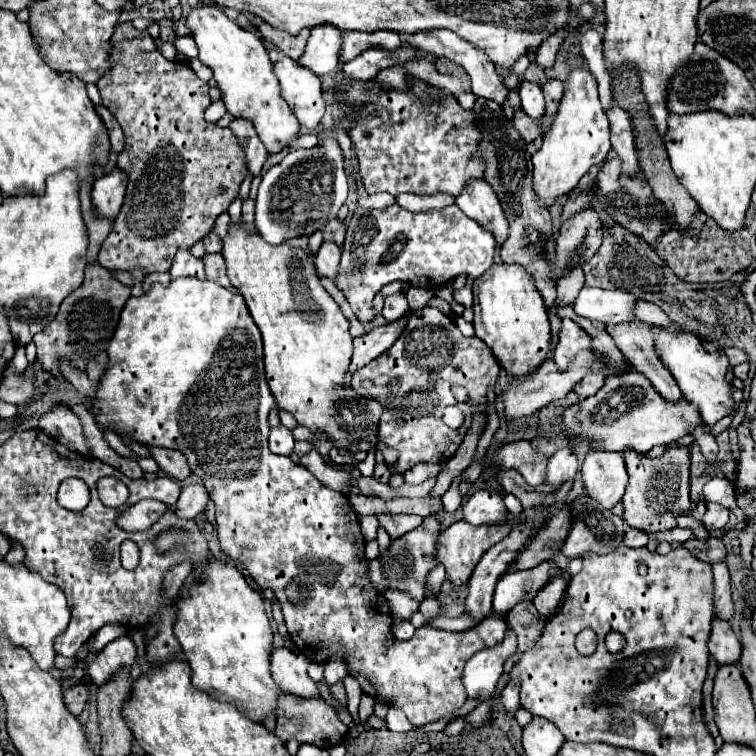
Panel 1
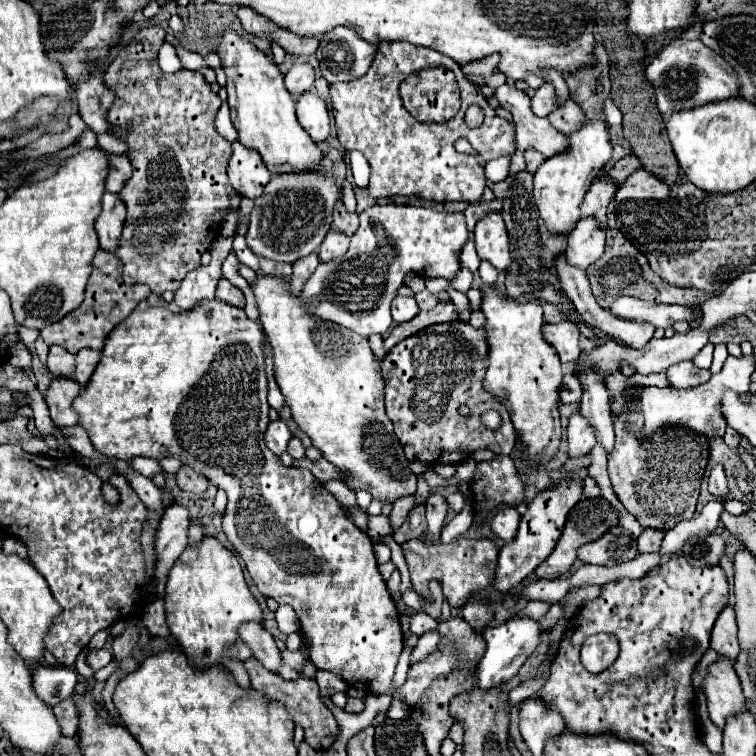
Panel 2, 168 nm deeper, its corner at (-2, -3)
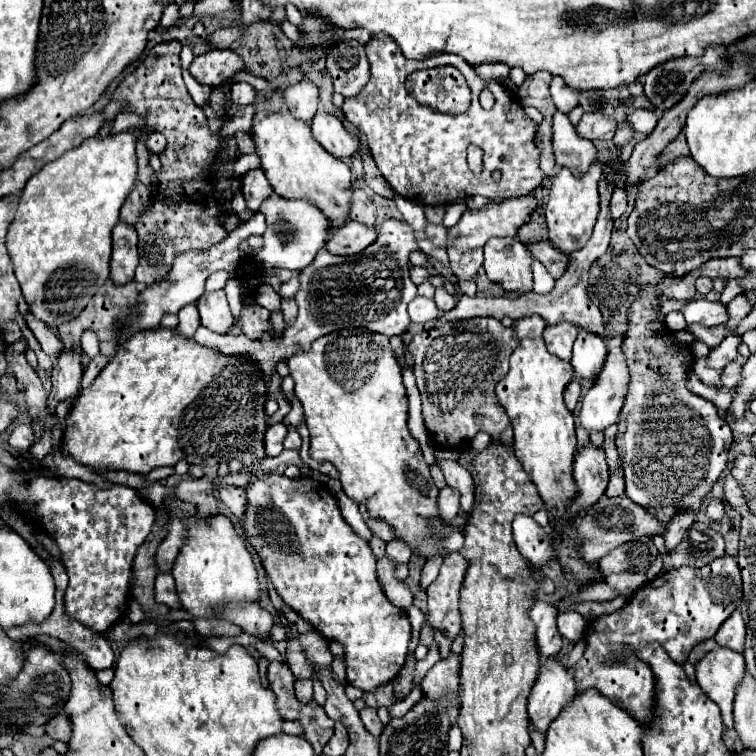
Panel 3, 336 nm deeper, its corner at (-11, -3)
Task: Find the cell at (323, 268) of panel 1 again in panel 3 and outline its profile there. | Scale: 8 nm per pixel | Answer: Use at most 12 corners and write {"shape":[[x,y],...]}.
{"shape":[[350,220],[332,234],[326,250],[350,256],[378,238],[376,228]]}

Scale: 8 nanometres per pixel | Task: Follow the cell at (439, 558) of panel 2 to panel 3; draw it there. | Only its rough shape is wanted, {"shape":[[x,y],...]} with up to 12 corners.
{"shape":[[446,556],[426,590],[428,624],[454,640],[468,562]]}

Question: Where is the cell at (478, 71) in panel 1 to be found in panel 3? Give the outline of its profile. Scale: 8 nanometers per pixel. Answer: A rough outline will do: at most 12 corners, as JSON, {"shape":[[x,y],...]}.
{"shape":[[566,114],[552,120],[556,164],[584,176],[594,144],[578,136]]}

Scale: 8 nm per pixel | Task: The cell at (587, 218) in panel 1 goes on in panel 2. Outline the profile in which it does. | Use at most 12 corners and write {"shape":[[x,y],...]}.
{"shape":[[597,178],[581,202],[581,218],[607,228],[607,206],[617,184]]}

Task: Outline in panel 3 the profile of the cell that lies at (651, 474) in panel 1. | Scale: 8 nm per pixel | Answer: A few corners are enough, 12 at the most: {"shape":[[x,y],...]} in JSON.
{"shape":[[708,260],[644,286],[626,318],[630,384],[616,446],[626,496],[668,522],[698,512],[732,430],[686,388],[692,346],[664,322]]}

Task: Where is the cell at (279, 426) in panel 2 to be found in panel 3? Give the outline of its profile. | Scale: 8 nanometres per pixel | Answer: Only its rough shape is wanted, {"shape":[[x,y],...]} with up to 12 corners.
{"shape":[[282,422],[264,434],[264,450],[278,456],[284,450],[288,428]]}

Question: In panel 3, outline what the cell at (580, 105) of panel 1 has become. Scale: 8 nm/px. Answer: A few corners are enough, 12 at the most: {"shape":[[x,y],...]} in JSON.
{"shape":[[602,162],[584,178],[560,168],[544,208],[548,240],[586,246],[598,216]]}

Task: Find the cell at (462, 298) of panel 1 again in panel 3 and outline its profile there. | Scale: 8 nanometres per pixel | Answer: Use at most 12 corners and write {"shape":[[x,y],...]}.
{"shape":[[534,190],[466,210],[448,228],[456,278],[474,278],[490,238],[532,220]]}

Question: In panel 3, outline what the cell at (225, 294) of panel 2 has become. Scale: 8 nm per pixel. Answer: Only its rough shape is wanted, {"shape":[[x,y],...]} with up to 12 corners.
{"shape":[[256,302],[244,306],[236,326],[250,340],[268,332],[270,312]]}

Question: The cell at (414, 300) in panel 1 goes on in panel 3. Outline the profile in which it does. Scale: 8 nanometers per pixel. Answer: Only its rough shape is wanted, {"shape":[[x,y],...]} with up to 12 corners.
{"shape":[[436,288],[434,302],[440,314],[450,312],[458,298]]}

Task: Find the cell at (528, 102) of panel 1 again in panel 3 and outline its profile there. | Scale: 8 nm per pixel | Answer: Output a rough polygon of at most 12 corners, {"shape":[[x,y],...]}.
{"shape":[[560,76],[550,84],[552,102],[560,112],[580,104],[580,92]]}

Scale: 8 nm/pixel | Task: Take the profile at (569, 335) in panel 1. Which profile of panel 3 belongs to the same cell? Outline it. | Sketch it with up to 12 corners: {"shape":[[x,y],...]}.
{"shape":[[560,322],[544,328],[548,352],[570,362],[578,326]]}

